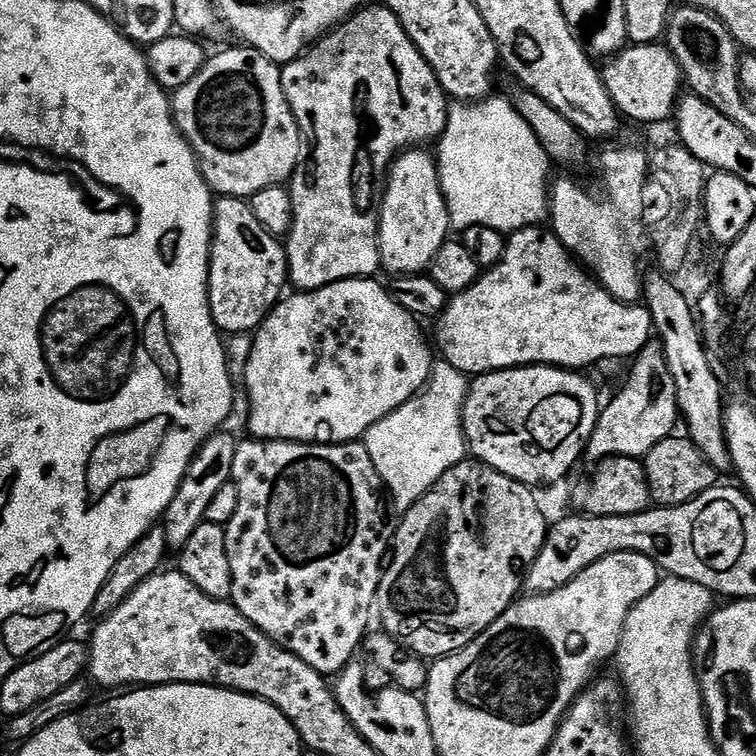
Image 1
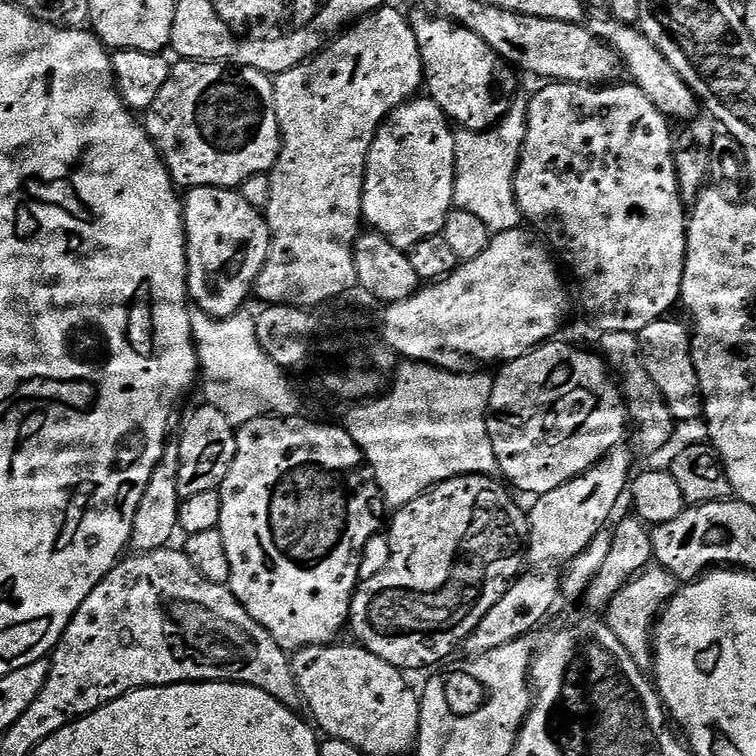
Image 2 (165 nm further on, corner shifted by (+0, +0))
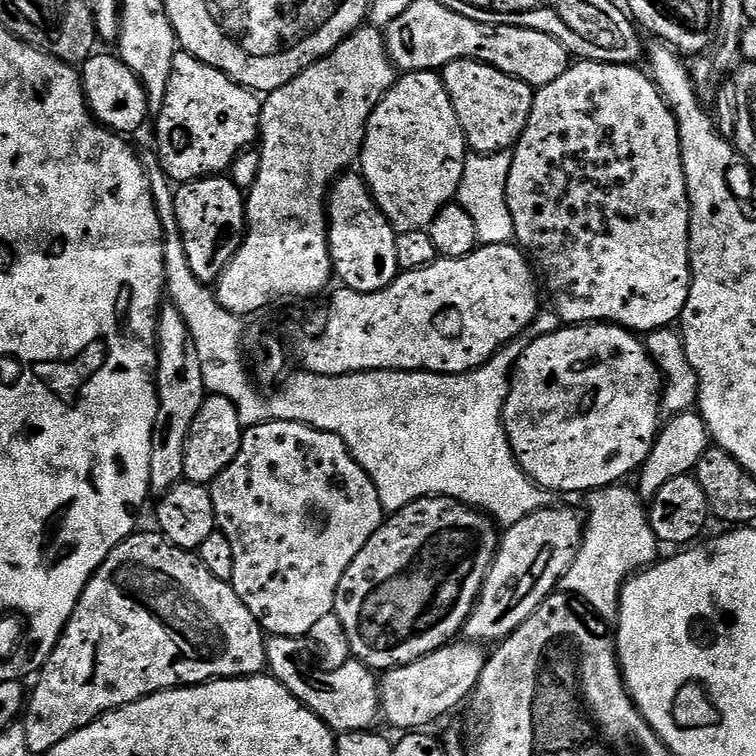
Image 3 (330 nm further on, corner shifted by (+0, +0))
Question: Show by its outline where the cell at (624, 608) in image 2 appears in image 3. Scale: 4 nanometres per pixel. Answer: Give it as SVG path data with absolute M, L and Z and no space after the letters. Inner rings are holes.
M621 482L587 493L588 516L586 512L584 536L562 581L563 591L580 597L601 618L619 617L620 591L628 577L657 563L662 551L648 521L646 501L635 487L627 488L626 485Z

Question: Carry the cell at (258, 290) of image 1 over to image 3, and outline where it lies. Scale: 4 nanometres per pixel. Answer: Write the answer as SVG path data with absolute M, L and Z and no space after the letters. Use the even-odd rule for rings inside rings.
M227 175L210 176L202 180L181 183L175 189L176 221L180 237L186 246L186 258L194 278L203 284L215 285L216 279L226 270L230 258L238 254L248 231L248 209L245 193Z

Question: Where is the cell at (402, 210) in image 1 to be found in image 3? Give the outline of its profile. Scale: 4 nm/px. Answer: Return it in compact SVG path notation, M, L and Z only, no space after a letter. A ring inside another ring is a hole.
M436 70L406 72L397 79L392 89L382 98L382 102L378 102L378 106L370 114L358 168L372 191L377 206L382 214L386 214L397 233L422 232L427 230L430 222L434 222L442 206L457 199L464 163L469 155L468 142L458 122L458 114L454 114L454 106L450 102L443 75Z

